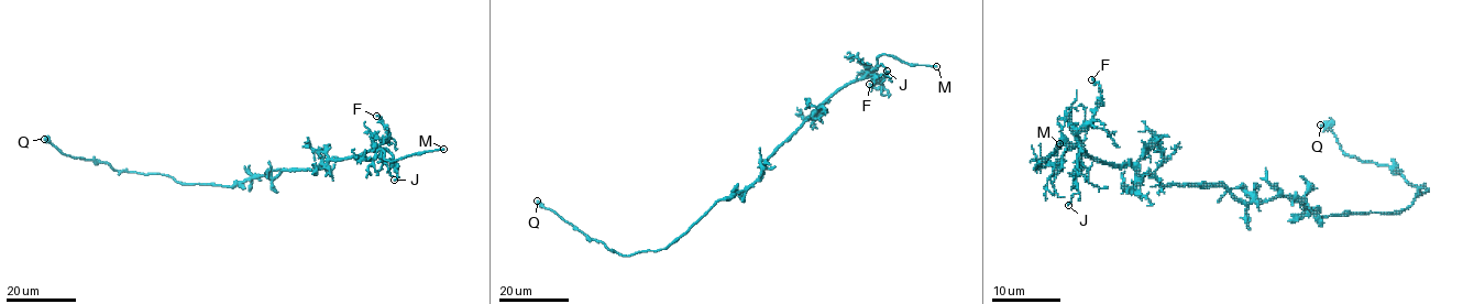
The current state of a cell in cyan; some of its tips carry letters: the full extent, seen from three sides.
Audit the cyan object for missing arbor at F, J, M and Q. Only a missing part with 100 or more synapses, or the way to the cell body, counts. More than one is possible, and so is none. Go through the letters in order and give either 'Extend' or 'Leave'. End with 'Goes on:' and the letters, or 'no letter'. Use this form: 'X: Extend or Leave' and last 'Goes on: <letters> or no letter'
F: Leave
J: Leave
M: Extend
Q: Leave
Goes on: M

